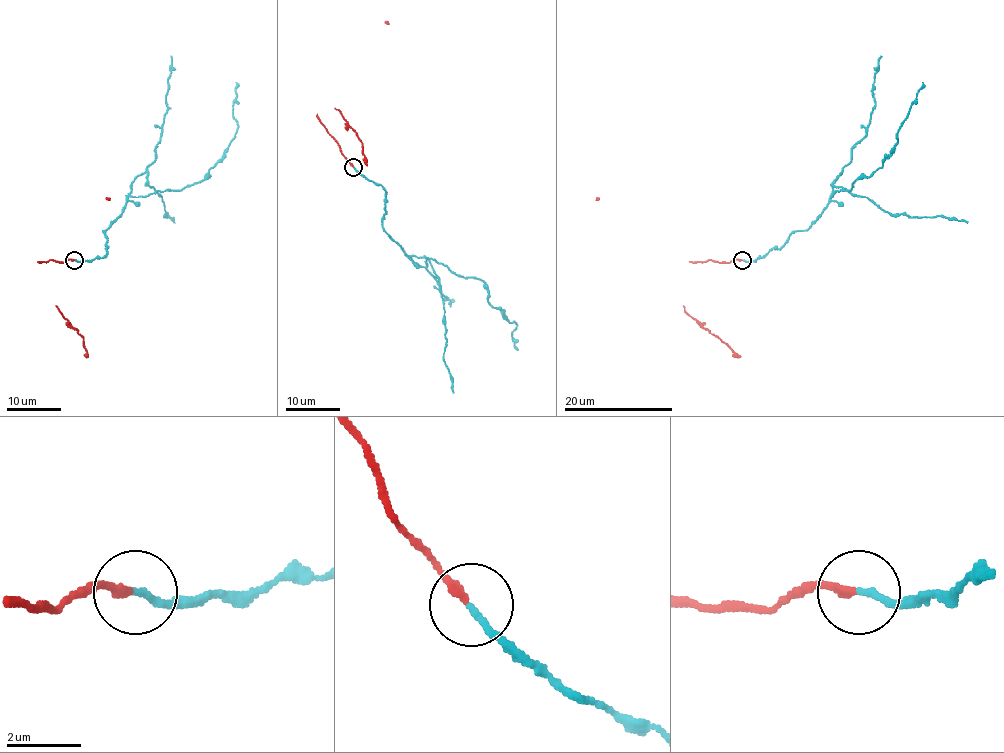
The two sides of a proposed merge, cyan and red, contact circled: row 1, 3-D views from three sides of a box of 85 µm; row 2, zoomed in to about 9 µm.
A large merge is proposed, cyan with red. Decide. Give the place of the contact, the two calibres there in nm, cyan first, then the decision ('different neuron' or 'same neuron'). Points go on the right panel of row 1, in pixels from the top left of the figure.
(742, 260) | 160/200 nm | different neuron

